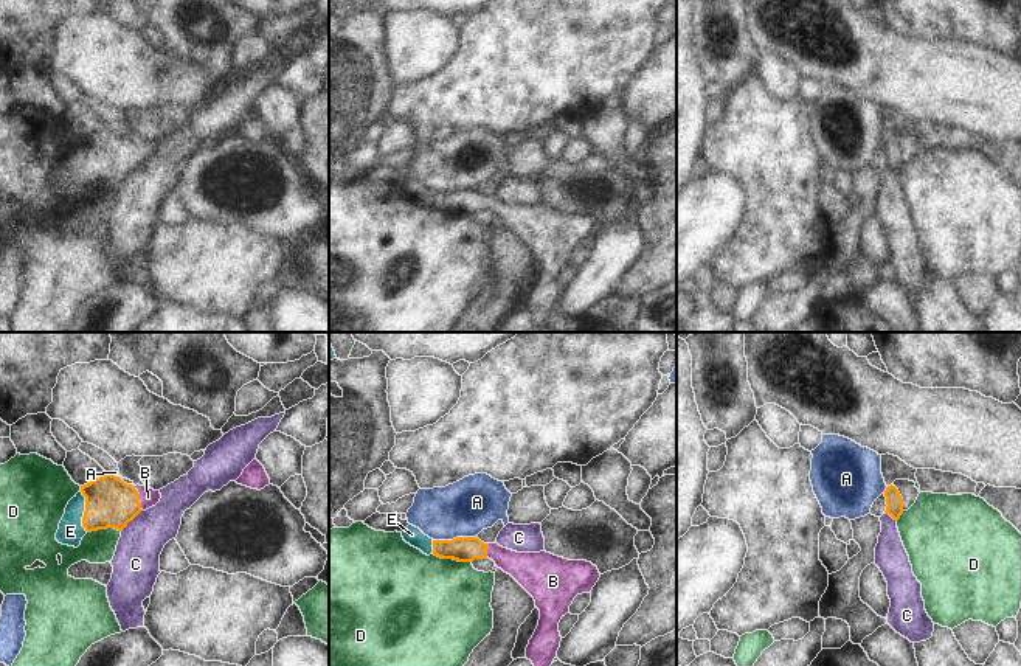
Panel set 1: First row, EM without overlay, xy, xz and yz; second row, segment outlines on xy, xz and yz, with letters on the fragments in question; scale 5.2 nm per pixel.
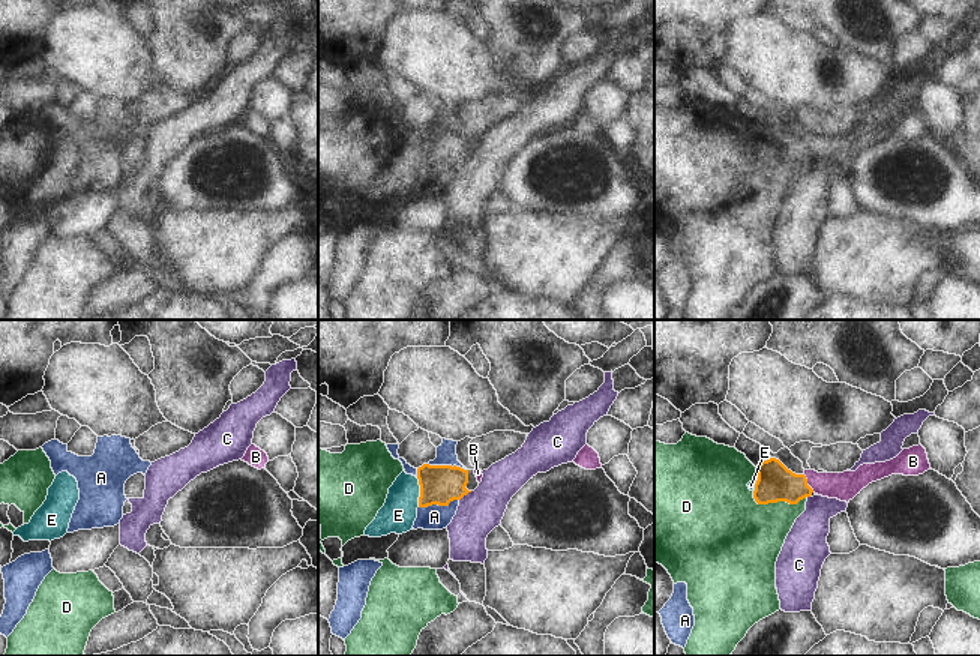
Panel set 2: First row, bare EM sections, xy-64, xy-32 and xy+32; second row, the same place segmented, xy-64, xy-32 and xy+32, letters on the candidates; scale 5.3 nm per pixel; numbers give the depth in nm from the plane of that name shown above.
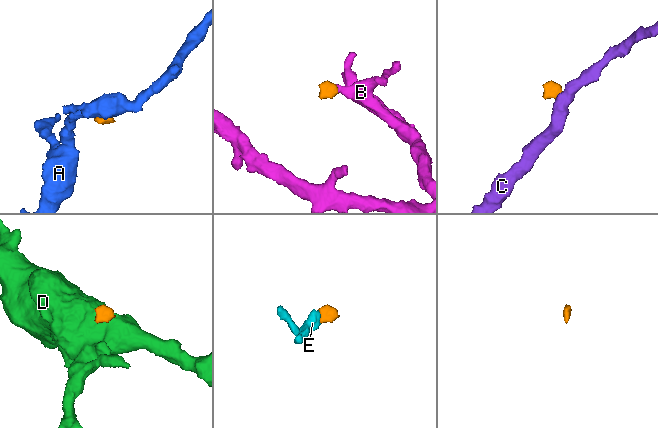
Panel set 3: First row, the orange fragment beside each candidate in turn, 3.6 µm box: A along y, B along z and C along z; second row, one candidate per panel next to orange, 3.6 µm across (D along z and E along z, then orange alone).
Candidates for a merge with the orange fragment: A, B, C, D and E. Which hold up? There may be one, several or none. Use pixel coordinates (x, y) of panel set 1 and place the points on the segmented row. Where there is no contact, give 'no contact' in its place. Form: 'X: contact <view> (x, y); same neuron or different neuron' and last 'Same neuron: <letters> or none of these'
A: contact xz (456, 537); different neuron
B: contact xy (138, 499); same neuron
C: contact xy (131, 520); different neuron
D: contact xz (452, 558); different neuron
E: contact xy (84, 511); same neuron
Same neuron: B, E

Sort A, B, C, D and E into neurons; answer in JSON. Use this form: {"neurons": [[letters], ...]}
{"neurons": [["A"], ["B", "E"], ["C"], ["D"]]}

